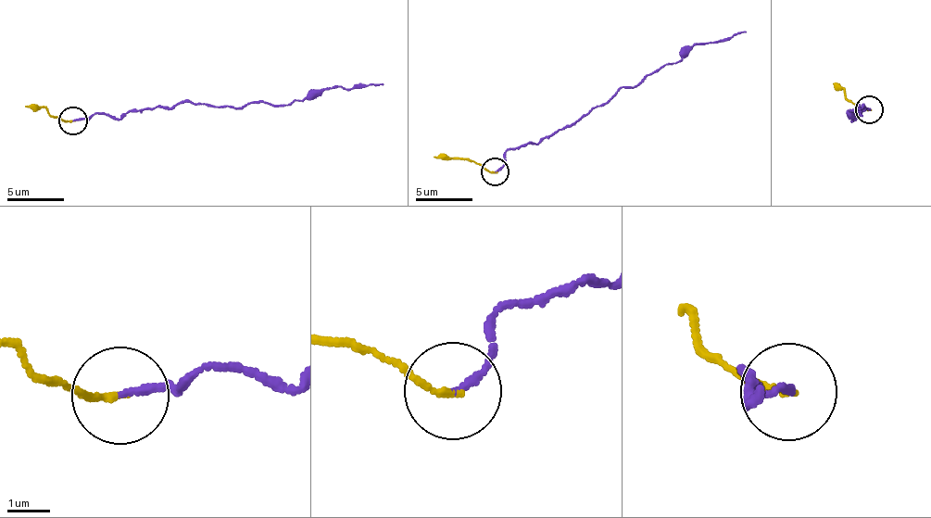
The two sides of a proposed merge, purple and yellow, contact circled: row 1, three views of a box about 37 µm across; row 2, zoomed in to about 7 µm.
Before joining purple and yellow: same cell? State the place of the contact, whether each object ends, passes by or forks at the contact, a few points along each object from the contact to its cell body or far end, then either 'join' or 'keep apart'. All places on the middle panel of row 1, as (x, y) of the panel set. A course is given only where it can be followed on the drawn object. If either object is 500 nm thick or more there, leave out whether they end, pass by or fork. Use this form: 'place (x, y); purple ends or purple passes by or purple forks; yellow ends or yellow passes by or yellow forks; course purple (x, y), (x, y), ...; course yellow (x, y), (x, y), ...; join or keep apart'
place (495, 171); purple ends; yellow ends; course purple (495, 172), (508, 151), (543, 140), (621, 87), (684, 60), (694, 44), (747, 32); course yellow (495, 172), (466, 158), (433, 156); join

